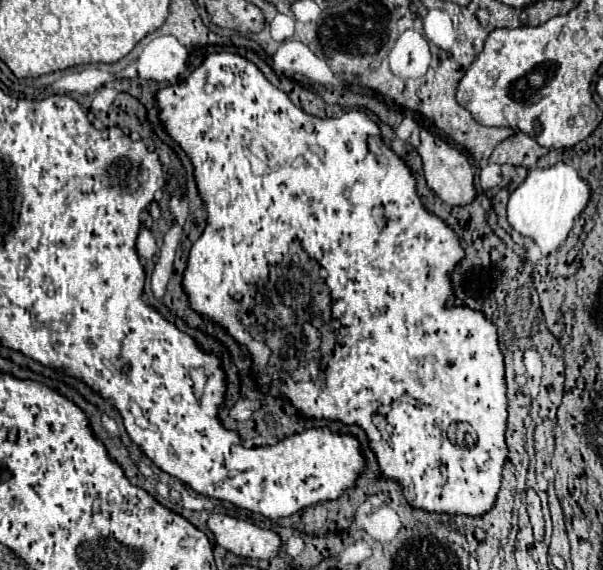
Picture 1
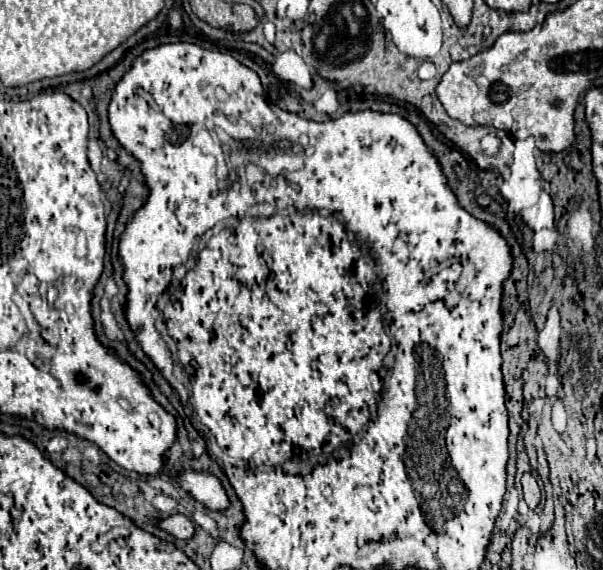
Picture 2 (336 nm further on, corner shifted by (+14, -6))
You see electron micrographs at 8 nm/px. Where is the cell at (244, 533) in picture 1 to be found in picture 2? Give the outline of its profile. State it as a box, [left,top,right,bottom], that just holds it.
[154,514,194,540]

